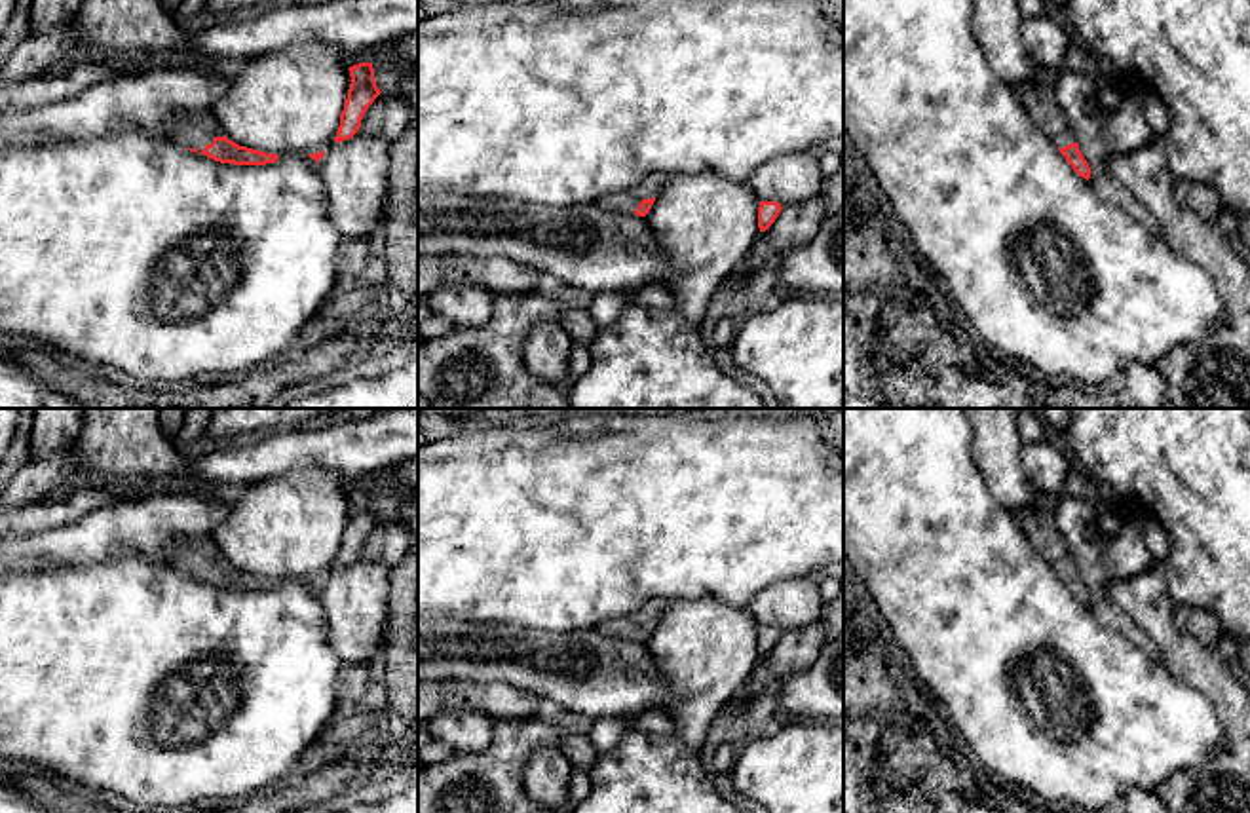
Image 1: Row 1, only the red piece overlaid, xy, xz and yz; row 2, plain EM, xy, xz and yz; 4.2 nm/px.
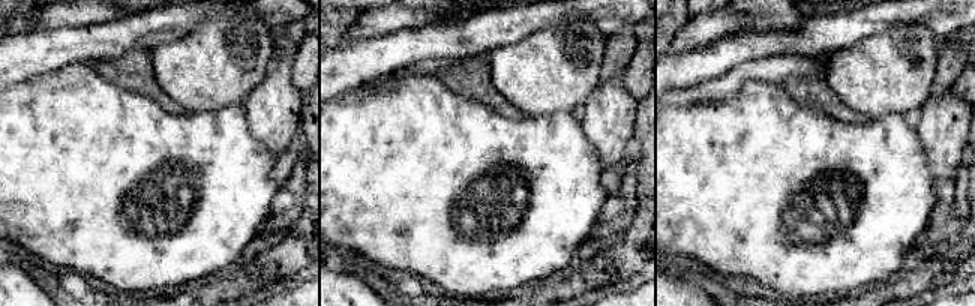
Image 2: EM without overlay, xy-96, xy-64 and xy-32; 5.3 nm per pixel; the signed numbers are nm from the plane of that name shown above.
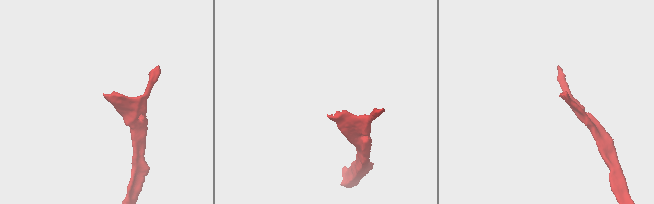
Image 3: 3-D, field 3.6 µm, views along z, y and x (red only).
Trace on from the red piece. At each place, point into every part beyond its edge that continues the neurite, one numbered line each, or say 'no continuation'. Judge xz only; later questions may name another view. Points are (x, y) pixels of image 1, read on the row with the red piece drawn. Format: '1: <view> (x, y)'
1: xz (625, 202)

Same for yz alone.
1: yz (1040, 101)

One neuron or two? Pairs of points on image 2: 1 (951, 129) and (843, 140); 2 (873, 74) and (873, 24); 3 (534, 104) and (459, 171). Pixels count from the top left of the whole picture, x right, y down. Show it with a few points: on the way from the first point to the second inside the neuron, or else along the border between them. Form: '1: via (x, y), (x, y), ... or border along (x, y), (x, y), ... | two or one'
1: border along (912, 117), (929, 165) | two
2: border along (908, 24), (894, 24), (882, 32), (840, 47) | two
3: border along (558, 110), (549, 114), (524, 116) | two

